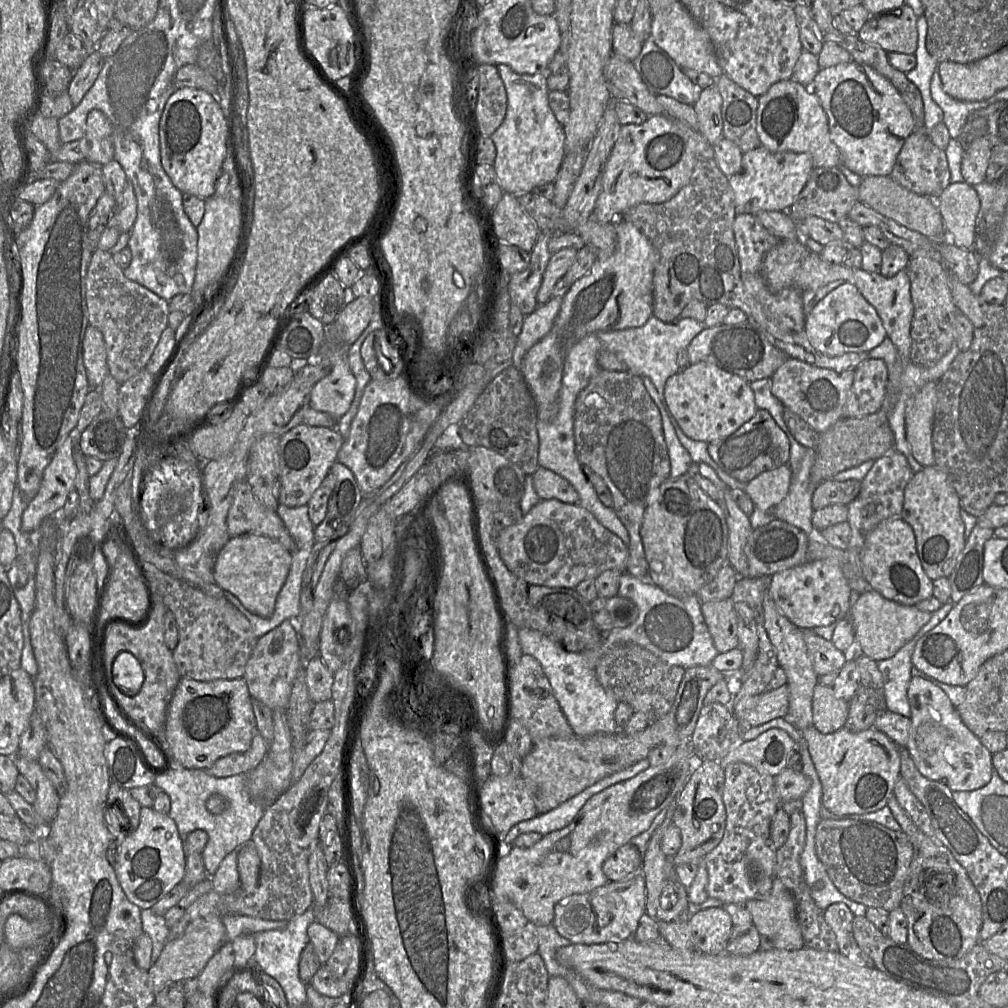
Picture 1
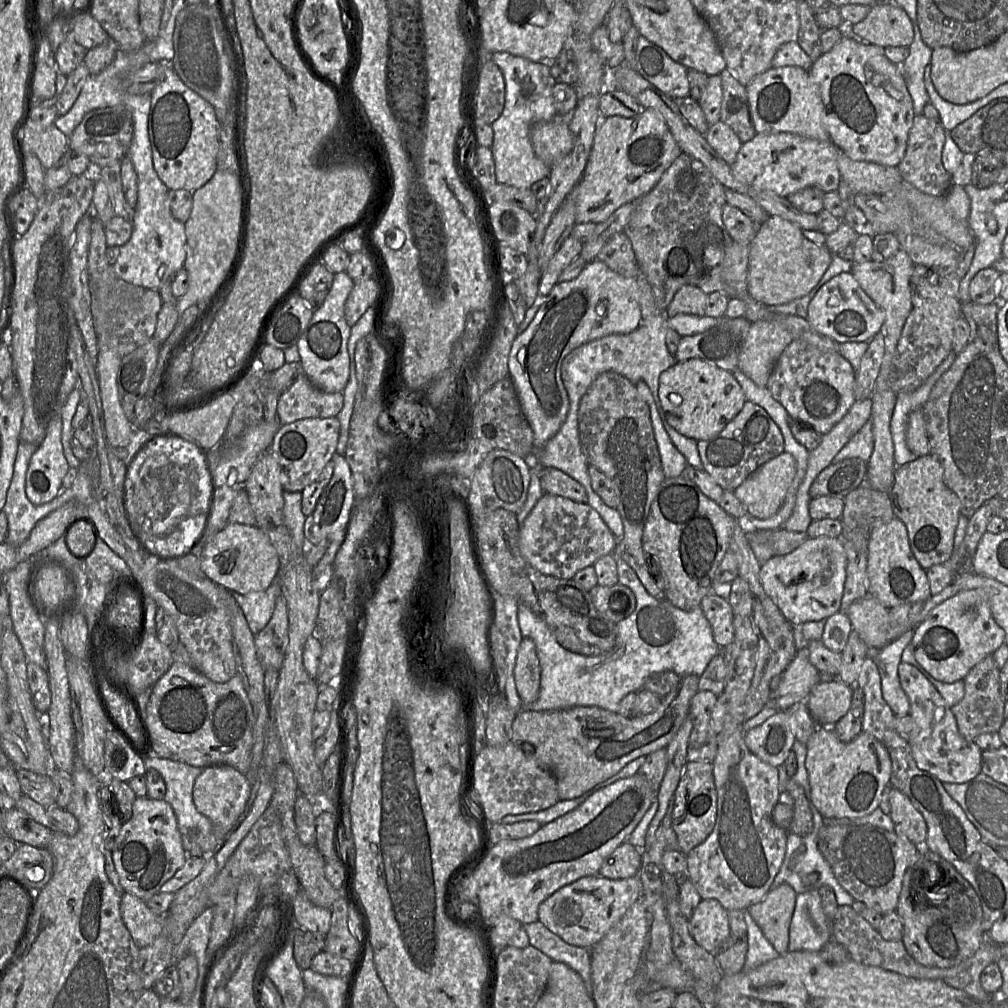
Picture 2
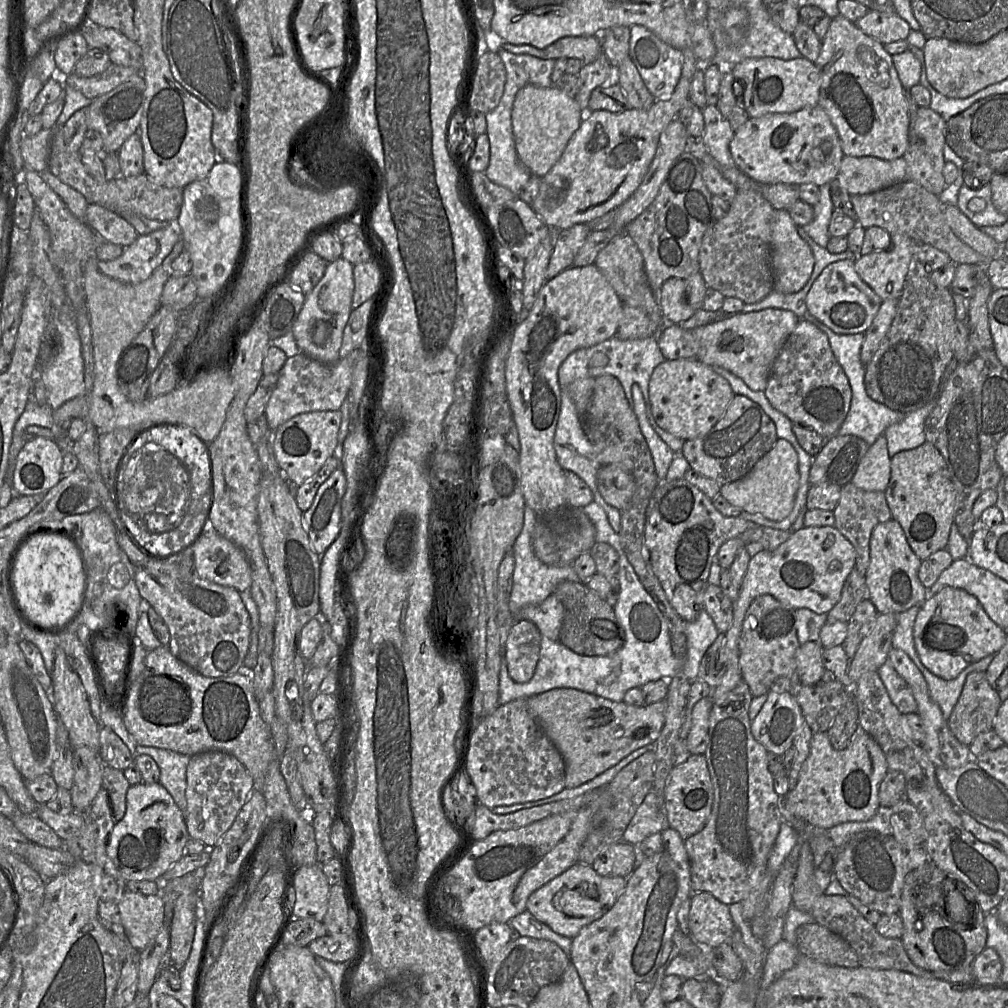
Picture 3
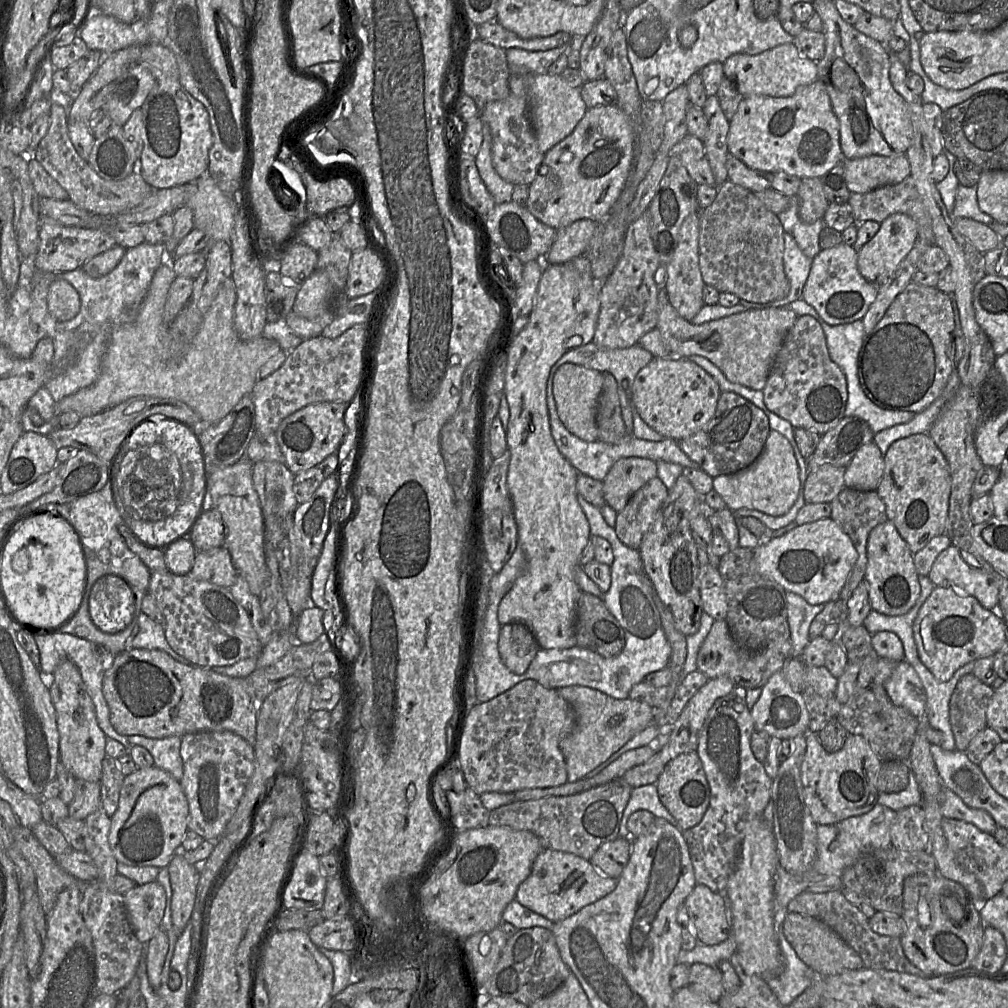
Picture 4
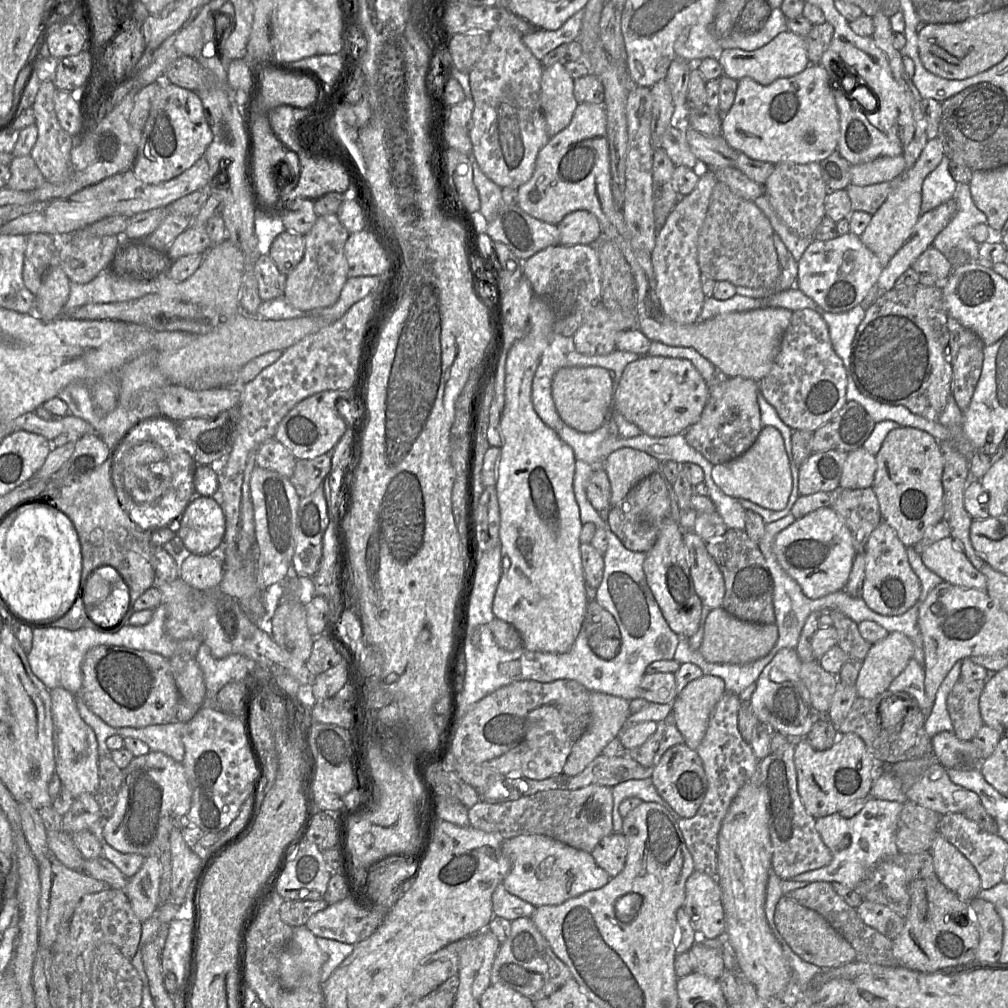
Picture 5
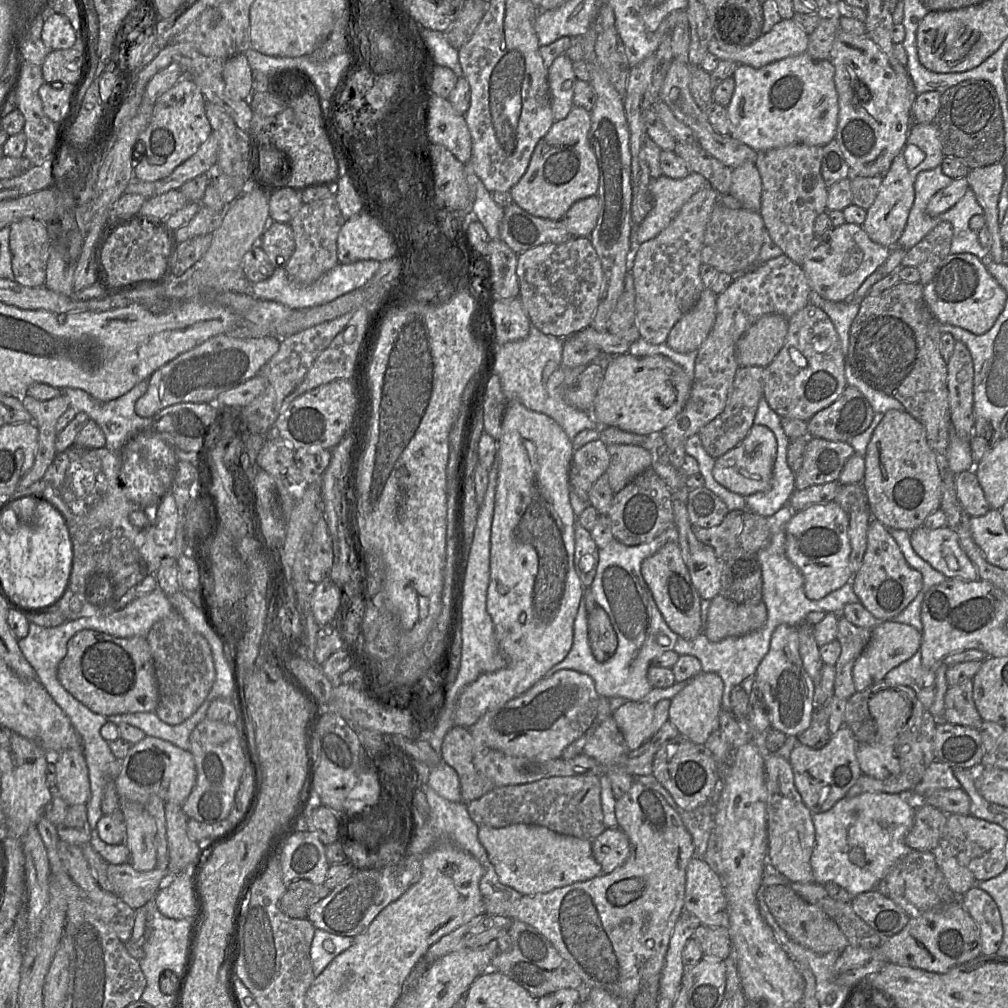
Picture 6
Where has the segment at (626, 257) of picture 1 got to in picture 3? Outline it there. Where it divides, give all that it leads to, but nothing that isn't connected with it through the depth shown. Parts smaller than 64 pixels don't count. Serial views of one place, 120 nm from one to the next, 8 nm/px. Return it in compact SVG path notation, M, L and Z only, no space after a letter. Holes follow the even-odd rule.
M594 265L571 266L542 286L528 318L519 324L506 361L506 396L519 440L521 489L525 504L539 516L566 506L565 470L558 463L554 436L560 414L558 370L573 352L616 336L624 304Z

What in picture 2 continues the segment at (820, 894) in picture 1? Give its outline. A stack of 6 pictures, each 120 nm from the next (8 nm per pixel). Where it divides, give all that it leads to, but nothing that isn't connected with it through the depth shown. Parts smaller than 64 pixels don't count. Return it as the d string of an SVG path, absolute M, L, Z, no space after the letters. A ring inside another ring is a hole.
M815 828L810 835L798 835L788 831L786 838L786 850L781 867L776 874L772 887L783 883L789 884L797 894L806 891L809 887L820 888L829 886L836 897L838 905L851 905L855 901L851 895L838 883L829 863L825 860L817 846L817 836L820 828Z

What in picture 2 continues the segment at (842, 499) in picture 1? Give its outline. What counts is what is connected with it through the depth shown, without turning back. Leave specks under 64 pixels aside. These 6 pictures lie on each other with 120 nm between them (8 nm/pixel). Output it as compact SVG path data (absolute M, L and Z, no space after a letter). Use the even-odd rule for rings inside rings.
M860 458L832 462L823 469L810 487L810 498L829 496L844 499L862 482L866 483L867 463Z

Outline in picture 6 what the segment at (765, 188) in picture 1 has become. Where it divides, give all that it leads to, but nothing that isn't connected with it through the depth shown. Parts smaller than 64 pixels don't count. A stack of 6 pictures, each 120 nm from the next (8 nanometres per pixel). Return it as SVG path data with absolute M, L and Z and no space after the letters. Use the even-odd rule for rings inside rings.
M806 52L758 69L738 65L732 76L735 82L734 92L727 106L730 136L756 152L793 144L823 147L835 139L838 125L839 105L834 74L835 68L828 59L816 61Z

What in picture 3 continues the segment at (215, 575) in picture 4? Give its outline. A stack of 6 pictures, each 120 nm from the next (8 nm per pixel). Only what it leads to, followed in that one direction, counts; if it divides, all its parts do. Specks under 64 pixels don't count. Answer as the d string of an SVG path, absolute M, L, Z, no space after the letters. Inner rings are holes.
M206 529L200 535L191 546L191 556L200 578L239 592L250 589L251 567L246 554L215 531Z

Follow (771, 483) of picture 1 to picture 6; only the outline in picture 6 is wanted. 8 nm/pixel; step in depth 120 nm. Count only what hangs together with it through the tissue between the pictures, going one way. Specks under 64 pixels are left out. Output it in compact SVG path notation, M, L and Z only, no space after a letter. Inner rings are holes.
M754 424L738 446L715 459L713 477L728 490L745 497L766 491L771 487L776 453L777 442L774 433L764 425Z

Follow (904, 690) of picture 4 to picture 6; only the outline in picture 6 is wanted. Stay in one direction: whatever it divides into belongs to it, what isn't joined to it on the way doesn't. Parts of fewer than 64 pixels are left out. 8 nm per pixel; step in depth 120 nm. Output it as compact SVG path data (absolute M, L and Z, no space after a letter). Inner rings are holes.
M920 651L889 671L883 680L887 682L887 685L902 685L911 688L916 698L927 710L934 702L936 672L922 665Z

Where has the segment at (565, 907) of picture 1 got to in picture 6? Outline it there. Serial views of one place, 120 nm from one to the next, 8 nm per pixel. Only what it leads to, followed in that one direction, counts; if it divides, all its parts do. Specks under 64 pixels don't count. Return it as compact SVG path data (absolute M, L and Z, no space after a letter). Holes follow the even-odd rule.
M535 824L503 828L478 827L478 839L494 866L499 881L522 895L547 893L603 874L592 853L592 842L563 835Z

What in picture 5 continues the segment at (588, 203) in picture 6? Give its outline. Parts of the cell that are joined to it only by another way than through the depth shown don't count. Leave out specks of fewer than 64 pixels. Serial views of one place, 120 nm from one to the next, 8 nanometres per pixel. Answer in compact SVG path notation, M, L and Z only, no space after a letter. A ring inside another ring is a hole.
M576 210L567 214L558 224L559 244L564 246L593 245L601 235L597 217L586 211Z

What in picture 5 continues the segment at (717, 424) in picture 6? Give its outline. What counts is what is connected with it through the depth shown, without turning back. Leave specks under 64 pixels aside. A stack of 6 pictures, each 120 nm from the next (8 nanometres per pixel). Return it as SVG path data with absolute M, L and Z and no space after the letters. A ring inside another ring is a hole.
M743 377L728 378L712 385L700 419L684 433L687 443L713 465L742 455L754 444L763 428L757 401L758 392L759 382Z

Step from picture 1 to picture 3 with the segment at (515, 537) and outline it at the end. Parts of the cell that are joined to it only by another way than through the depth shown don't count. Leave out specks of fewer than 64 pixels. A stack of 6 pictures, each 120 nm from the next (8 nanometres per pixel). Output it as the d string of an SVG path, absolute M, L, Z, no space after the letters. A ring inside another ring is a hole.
M566 505L538 517L532 534L532 548L535 556L545 565L572 565L580 555L591 550L596 543L595 535L595 526L582 508L571 508Z

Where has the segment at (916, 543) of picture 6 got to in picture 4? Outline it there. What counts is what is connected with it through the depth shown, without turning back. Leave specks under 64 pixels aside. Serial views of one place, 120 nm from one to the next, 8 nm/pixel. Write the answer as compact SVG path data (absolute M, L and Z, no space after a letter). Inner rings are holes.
M953 544L938 555L928 576L935 587L951 586L973 596L983 607L997 610L999 590L994 578L975 558Z

